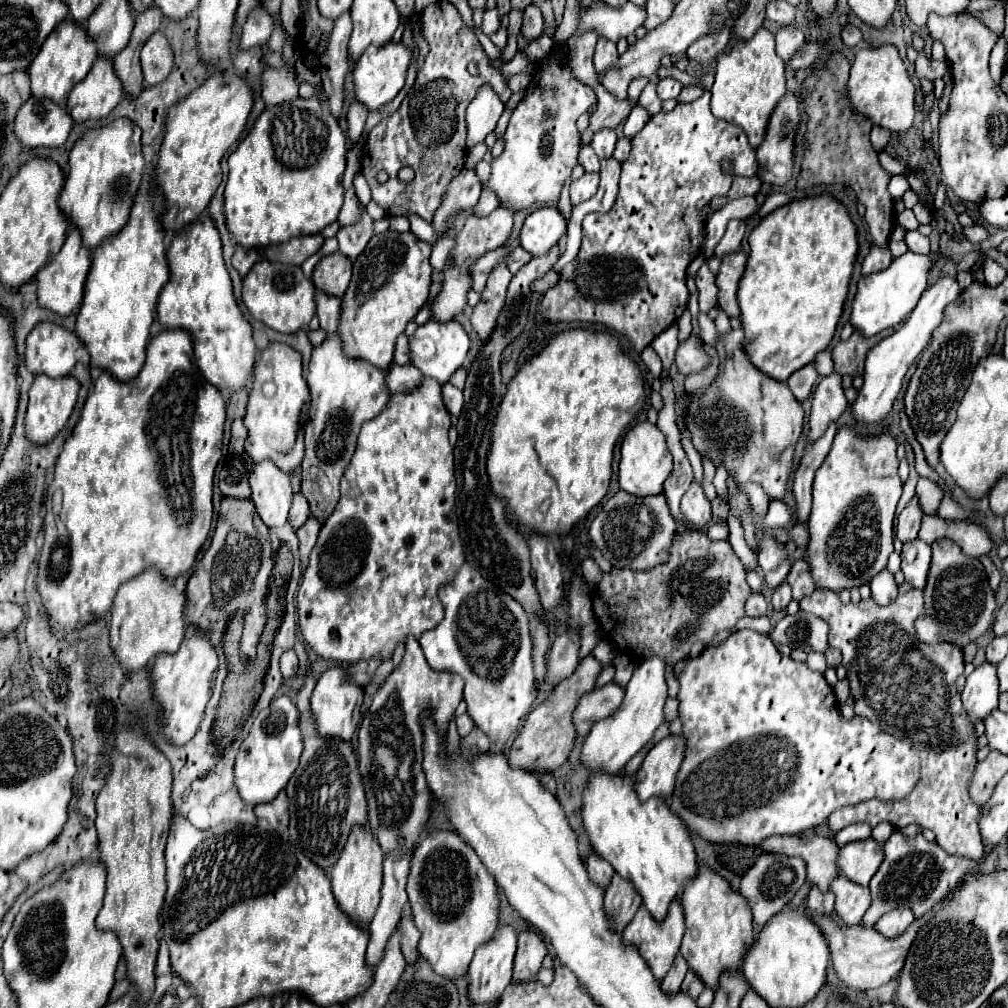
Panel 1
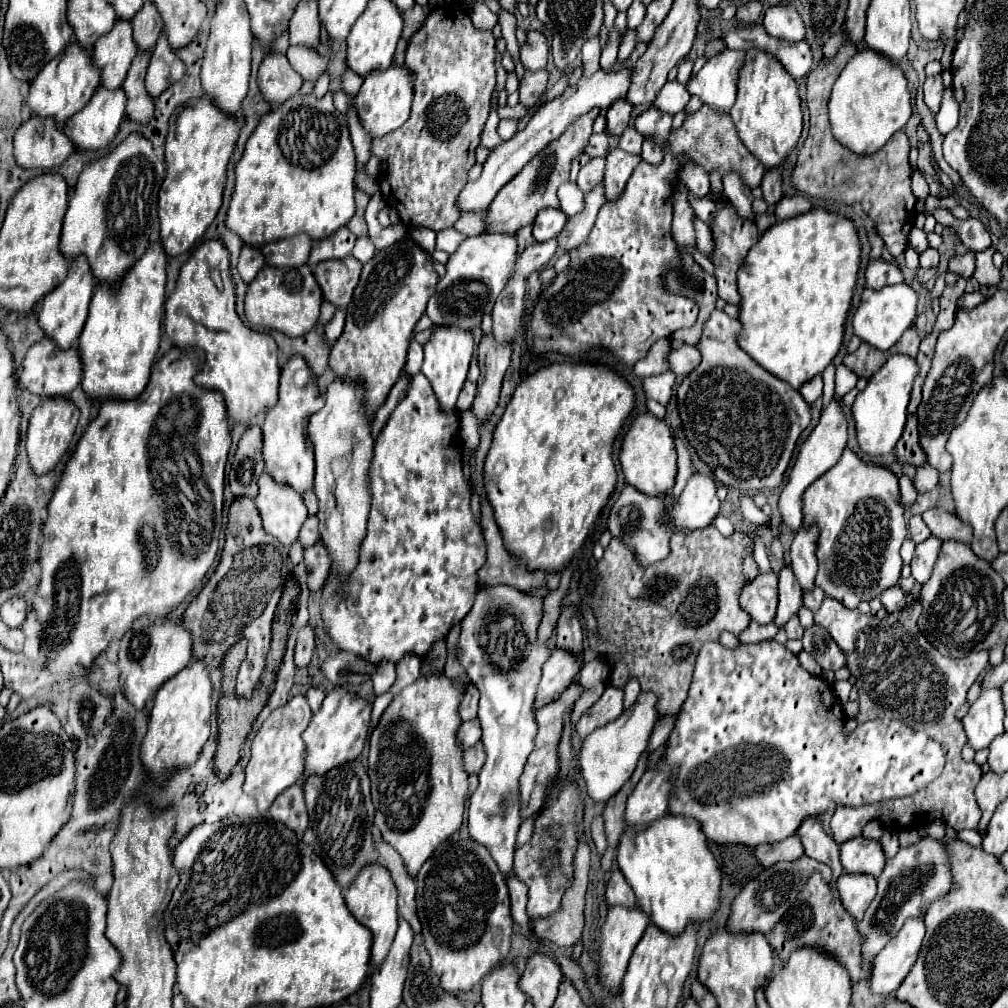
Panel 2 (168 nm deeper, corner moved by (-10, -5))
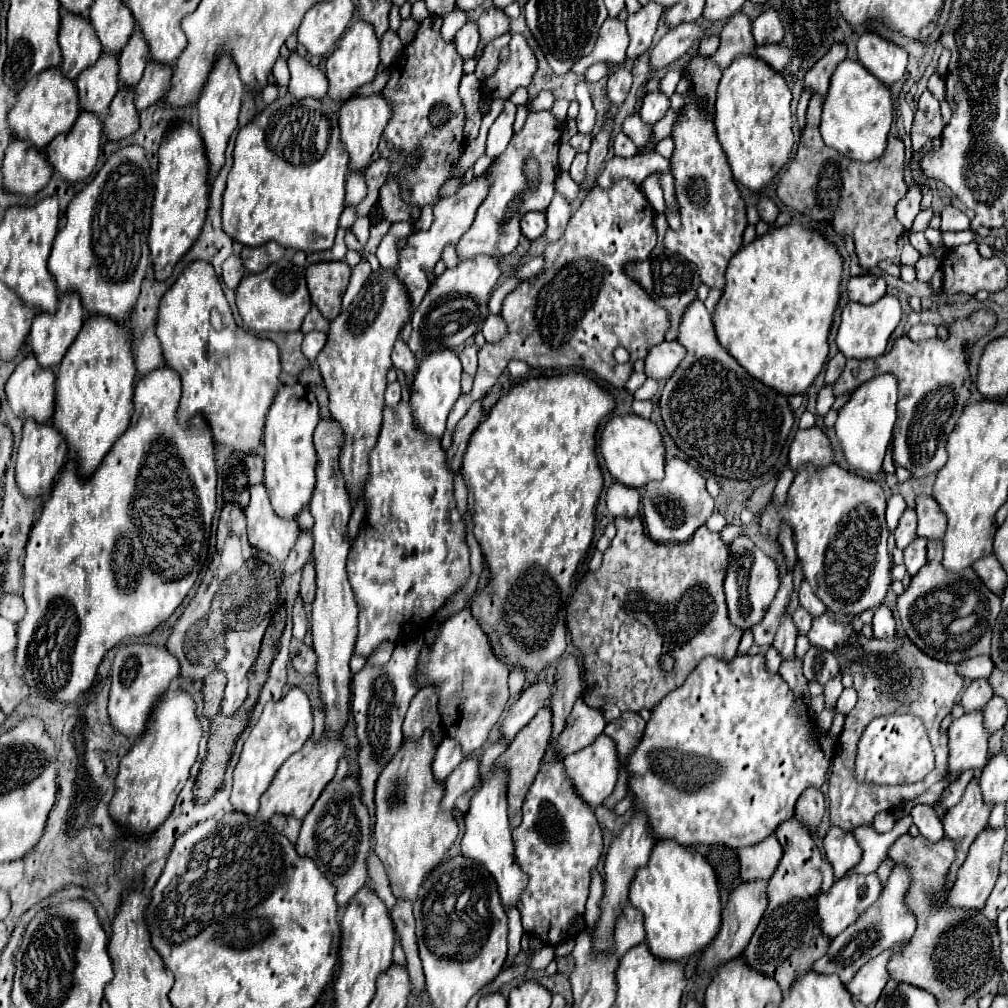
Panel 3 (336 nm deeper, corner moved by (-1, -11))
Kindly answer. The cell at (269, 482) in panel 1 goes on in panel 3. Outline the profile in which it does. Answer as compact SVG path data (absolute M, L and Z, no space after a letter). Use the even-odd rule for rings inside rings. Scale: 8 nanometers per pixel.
M264 485L250 487L250 503L244 511L248 517L250 545L258 547L258 551L270 553L278 561L284 561L290 547L294 547L294 539L298 539L298 523L276 515Z

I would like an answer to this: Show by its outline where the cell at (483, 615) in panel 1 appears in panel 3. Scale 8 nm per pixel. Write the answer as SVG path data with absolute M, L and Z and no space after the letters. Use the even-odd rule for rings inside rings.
M502 741L490 745L486 753L482 755L480 761L480 777L484 779L482 787L476 791L476 795L470 801L470 811L466 813L466 833L462 837L462 855L482 863L490 875L498 883L498 893L502 899L502 905L516 907L520 903L522 891L526 889L526 873L520 871L518 861L514 857L514 845L512 845L512 835L510 835L510 825L508 825L508 813L506 813L506 781L508 775L506 771L492 769L492 763L498 759L498 755L506 749Z

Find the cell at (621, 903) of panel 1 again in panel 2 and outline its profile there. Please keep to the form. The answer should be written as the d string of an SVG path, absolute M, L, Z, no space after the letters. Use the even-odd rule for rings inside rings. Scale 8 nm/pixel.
M623 905L609 907L607 921L601 929L601 951L599 951L599 957L601 957L599 973L601 973L601 983L605 985L607 991L617 991L619 989L619 985L623 981L623 975L627 971L629 957L631 957L637 941L641 939L647 923L649 923L649 917L639 907L635 907L635 909L623 909Z

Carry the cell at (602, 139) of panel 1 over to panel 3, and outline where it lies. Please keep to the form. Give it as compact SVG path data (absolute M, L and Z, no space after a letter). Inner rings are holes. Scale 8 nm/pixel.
M624 63L614 65L610 77L608 77L608 99L614 107L620 107L630 91L632 85L632 69Z

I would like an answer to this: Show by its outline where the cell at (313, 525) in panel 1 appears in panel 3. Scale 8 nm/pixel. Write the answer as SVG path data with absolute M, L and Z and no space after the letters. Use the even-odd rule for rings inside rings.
M306 563L304 571L302 571L302 583L300 583L300 595L302 595L304 603L312 603L314 601L314 591L316 591L314 563Z

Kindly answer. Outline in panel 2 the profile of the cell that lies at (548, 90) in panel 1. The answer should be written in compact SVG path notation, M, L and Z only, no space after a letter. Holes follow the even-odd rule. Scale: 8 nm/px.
M591 109L587 115L583 115L567 129L557 141L551 141L543 151L539 151L493 199L489 205L489 225L487 231L491 233L517 233L525 225L533 225L537 213L547 207L559 209L557 189L559 185L569 181L571 163L585 151L585 145L591 137L591 127L595 117L599 115L599 109Z

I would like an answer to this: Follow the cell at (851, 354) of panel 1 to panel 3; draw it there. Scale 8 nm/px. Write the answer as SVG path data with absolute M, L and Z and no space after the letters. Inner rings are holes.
M976 311L970 319L956 321L950 331L954 331L948 341L942 341L940 337L918 341L914 343L906 335L898 337L892 345L892 349L884 355L880 355L874 361L856 361L850 359L846 363L846 369L838 377L838 381L832 385L834 395L852 395L854 389L858 389L868 379L892 373L898 381L898 421L894 429L892 439L892 459L896 465L906 467L912 477L928 477L930 473L938 473L946 459L946 441L952 433L958 417L962 415L962 409L968 401L968 361L966 361L966 335L960 331L990 331L996 325L996 317L992 311Z

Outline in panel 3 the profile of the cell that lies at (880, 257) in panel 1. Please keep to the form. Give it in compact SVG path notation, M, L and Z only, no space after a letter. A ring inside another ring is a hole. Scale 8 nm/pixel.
M858 275L848 281L848 299L870 305L876 303L882 295L886 295L886 281L874 275Z

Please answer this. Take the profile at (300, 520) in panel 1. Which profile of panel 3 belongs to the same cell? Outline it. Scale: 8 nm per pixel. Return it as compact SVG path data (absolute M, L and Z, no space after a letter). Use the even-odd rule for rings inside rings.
M300 533L292 553L288 555L288 559L284 563L284 573L292 575L292 573L300 571L306 565L310 553L312 553L312 535L310 533Z

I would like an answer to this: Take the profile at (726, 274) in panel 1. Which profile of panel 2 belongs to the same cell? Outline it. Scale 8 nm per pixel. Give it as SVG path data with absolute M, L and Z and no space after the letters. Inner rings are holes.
M719 199L717 201L717 217L713 221L711 233L713 233L713 241L715 241L715 251L711 255L711 261L715 265L715 277L717 277L717 283L719 283L719 297L725 303L739 305L741 299L739 299L739 293L737 293L737 271L743 265L749 249L759 241L757 225L749 223L749 221L741 221L741 217L735 213L735 209L729 203Z

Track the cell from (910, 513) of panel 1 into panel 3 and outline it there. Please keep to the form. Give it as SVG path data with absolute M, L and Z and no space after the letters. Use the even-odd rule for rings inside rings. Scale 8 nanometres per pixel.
M906 509L900 517L900 525L894 531L896 537L896 547L904 549L912 539L916 539L916 511L914 509Z

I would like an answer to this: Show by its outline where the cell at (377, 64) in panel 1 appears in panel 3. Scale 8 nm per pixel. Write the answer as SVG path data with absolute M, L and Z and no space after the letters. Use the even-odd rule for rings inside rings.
M370 95L370 97L352 97L340 107L340 141L348 153L350 159L350 171L352 173L364 173L364 169L370 165L370 159L374 151L378 149L380 137L384 127L388 125L392 117L392 109L388 101L382 95Z

